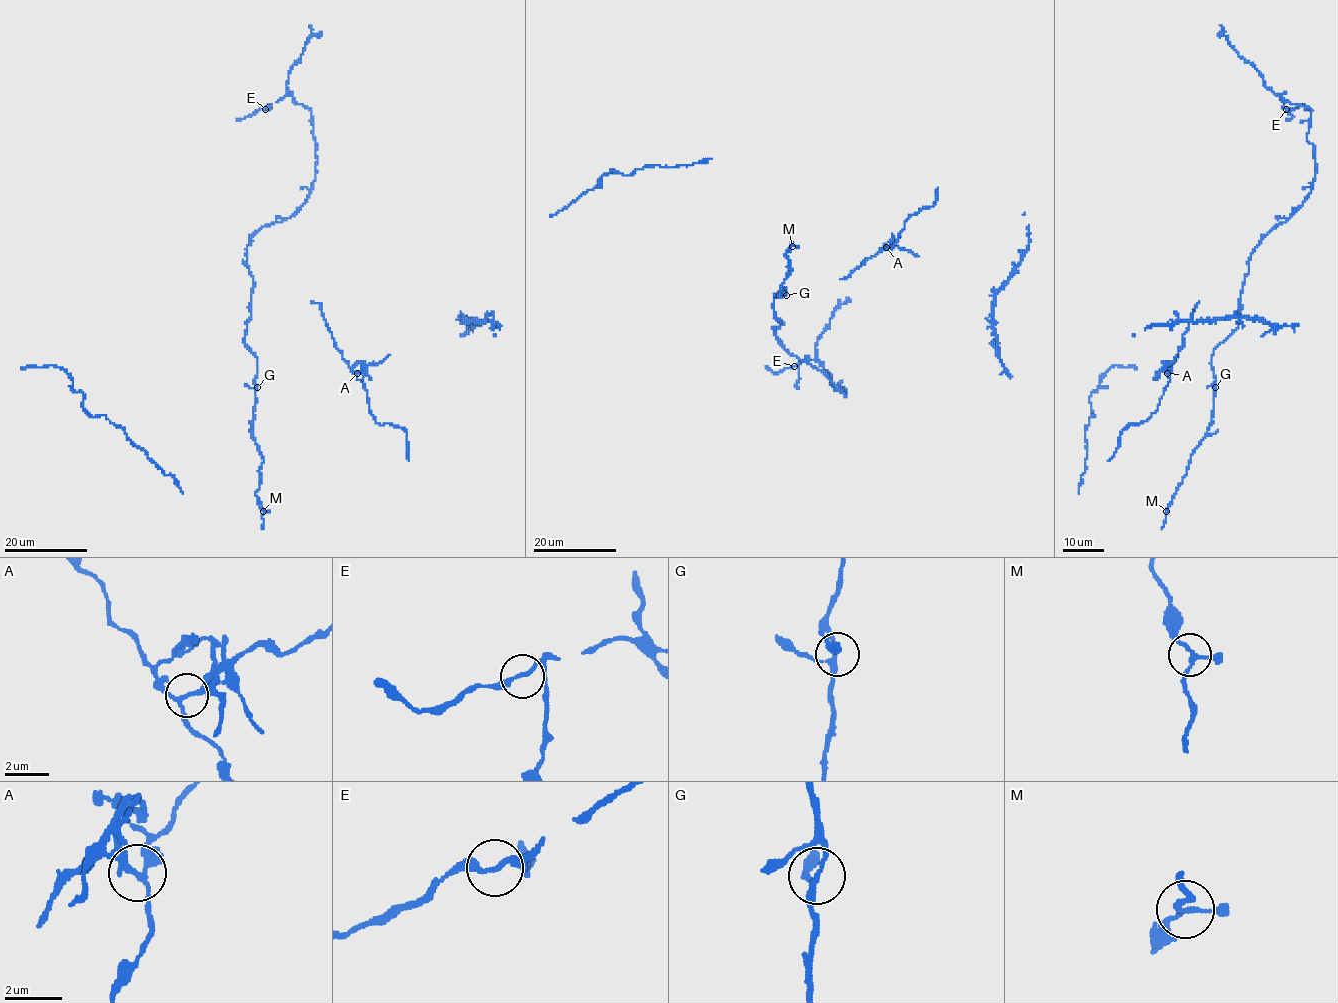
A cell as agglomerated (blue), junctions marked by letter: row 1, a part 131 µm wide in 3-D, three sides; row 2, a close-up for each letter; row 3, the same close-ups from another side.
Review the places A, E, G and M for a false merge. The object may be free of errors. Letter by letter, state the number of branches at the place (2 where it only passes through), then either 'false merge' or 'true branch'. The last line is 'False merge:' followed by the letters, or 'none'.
A: 3 branches meet; false merge
E: 3 branches meet; true branch
G: 3 branches meet; true branch
M: 3 branches meet; true branch
False merge: A

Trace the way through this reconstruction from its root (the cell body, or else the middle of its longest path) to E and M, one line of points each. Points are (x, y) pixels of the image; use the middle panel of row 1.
E: (785, 295), (773, 301), (784, 323), (775, 329), (779, 343), (846, 395), (821, 361), (794, 366)
M: (785, 295), (781, 284), (792, 270), (785, 254), (792, 246)

